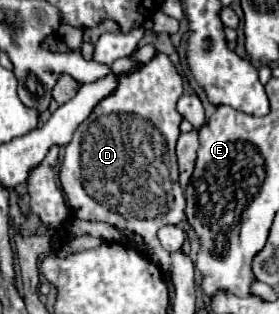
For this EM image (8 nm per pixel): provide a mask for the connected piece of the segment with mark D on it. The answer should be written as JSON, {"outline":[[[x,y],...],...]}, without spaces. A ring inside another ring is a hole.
{"outline":[[[165,53],[155,55],[135,73],[121,75],[119,91],[103,99],[103,103],[99,103],[99,107],[95,107],[95,111],[77,127],[73,139],[63,151],[63,161],[59,167],[61,189],[73,215],[83,221],[103,221],[119,227],[121,231],[141,235],[151,251],[151,261],[165,273],[171,271],[171,259],[155,239],[155,231],[163,225],[177,225],[185,221],[185,195],[179,187],[179,171],[175,159],[175,141],[181,133],[179,123],[183,121],[175,105],[181,95],[183,77]]]}

